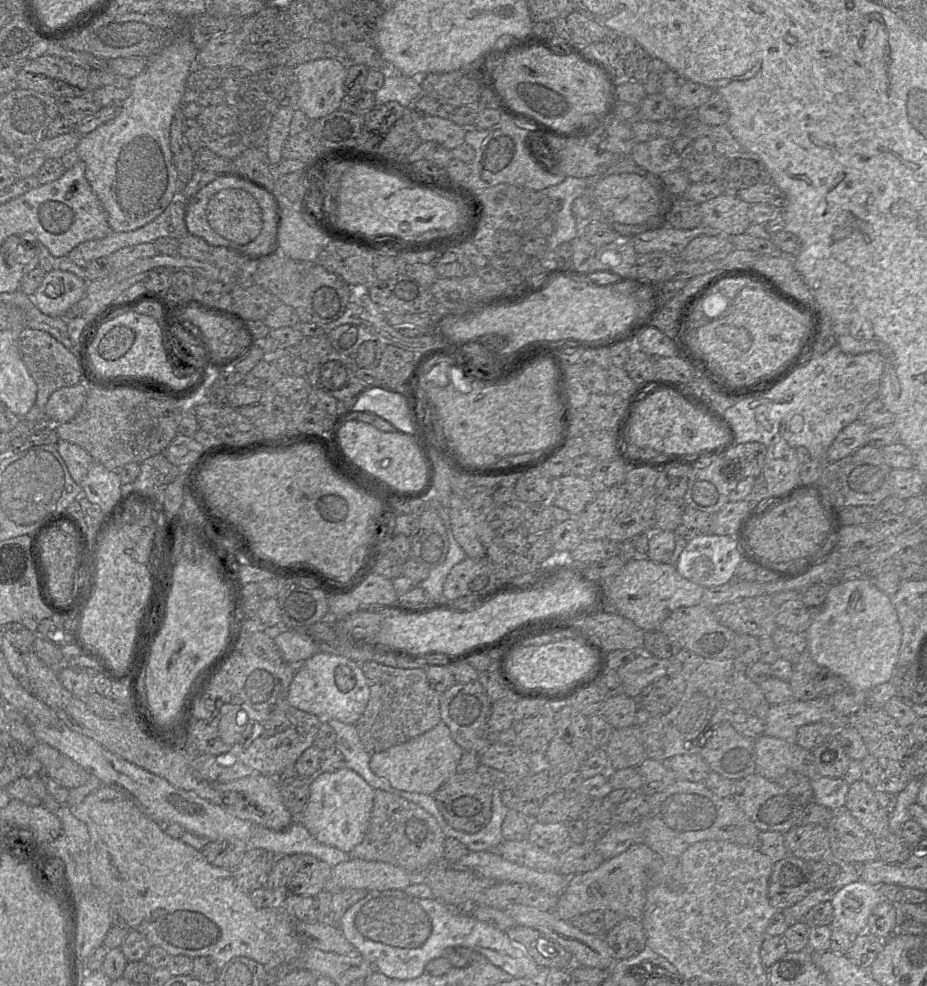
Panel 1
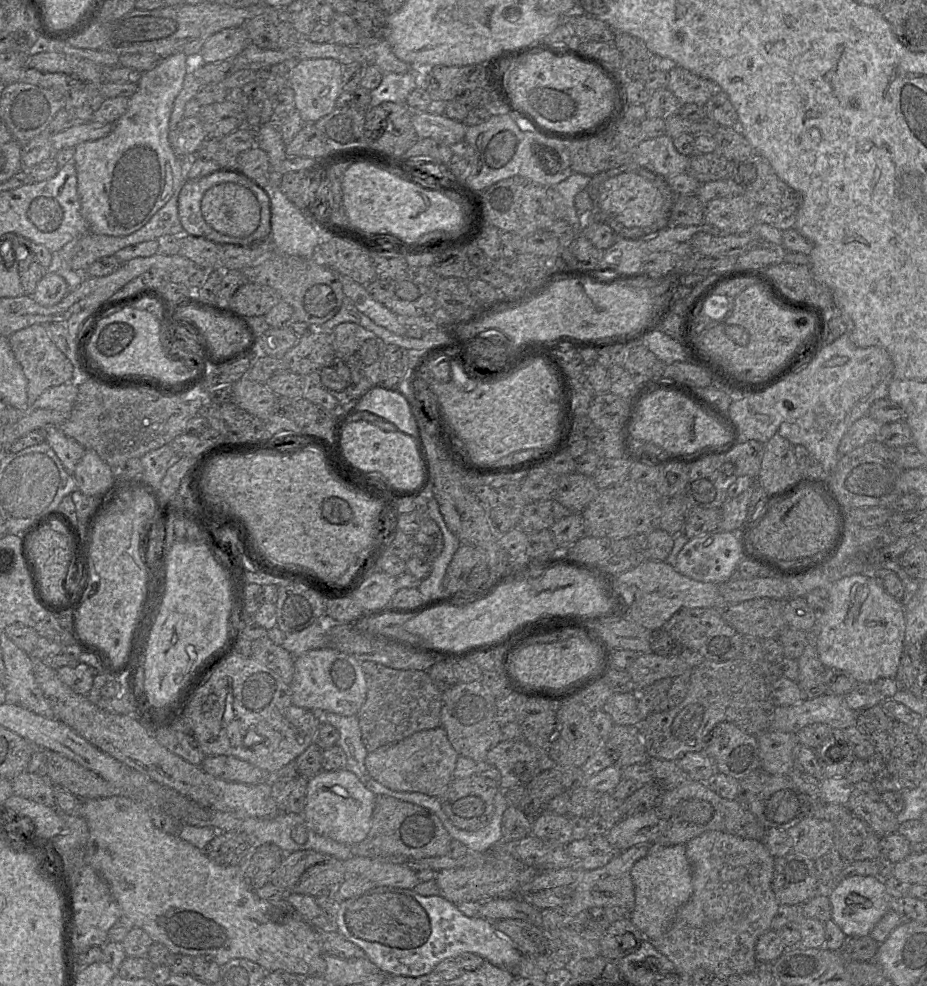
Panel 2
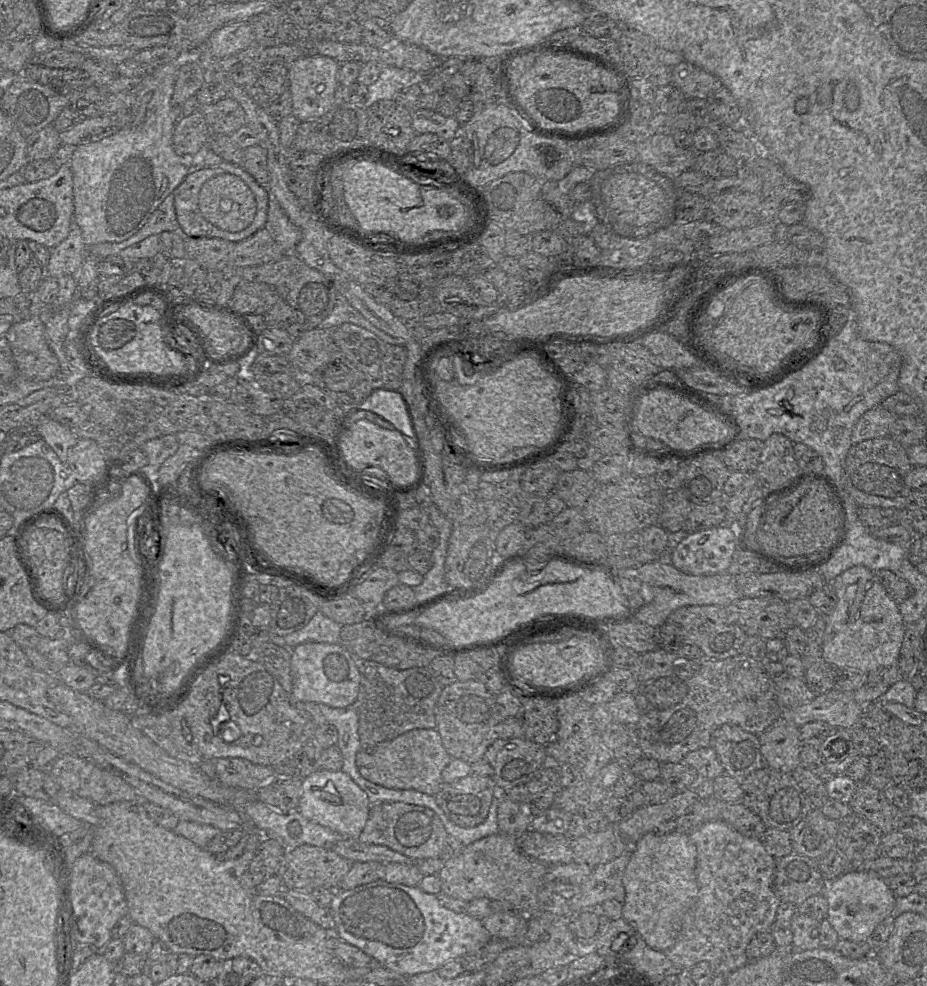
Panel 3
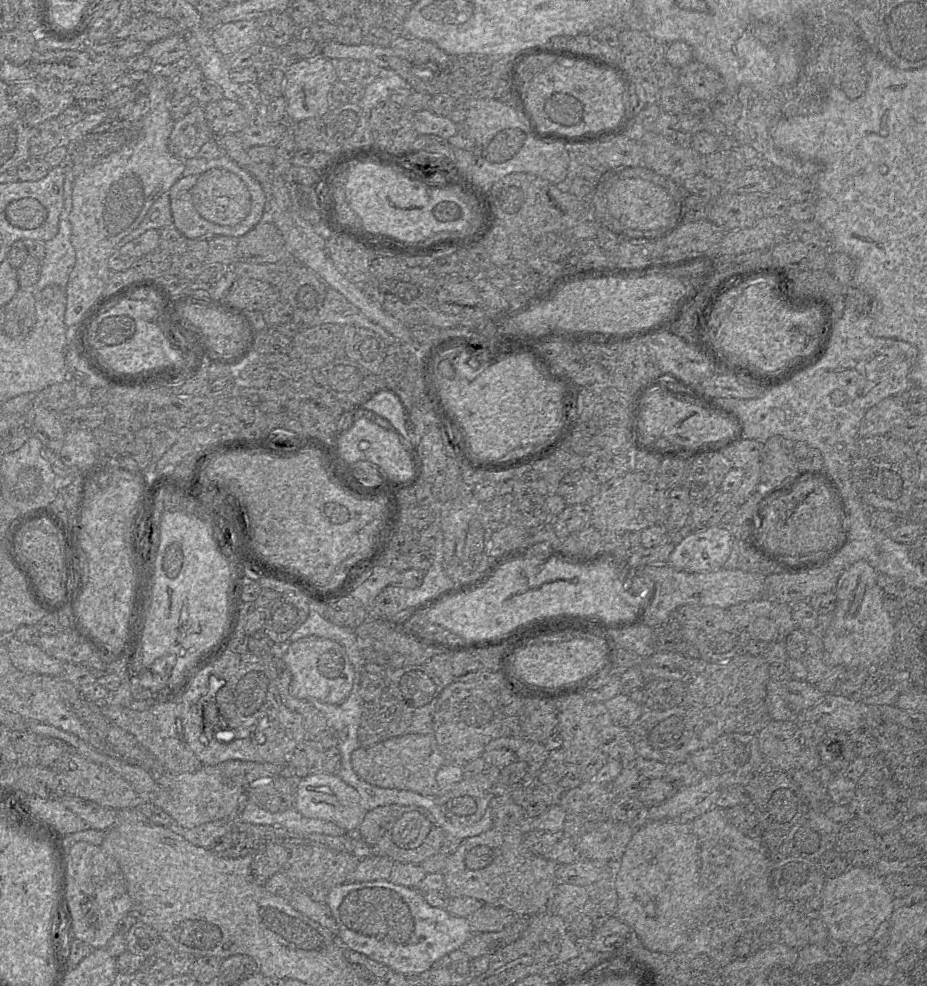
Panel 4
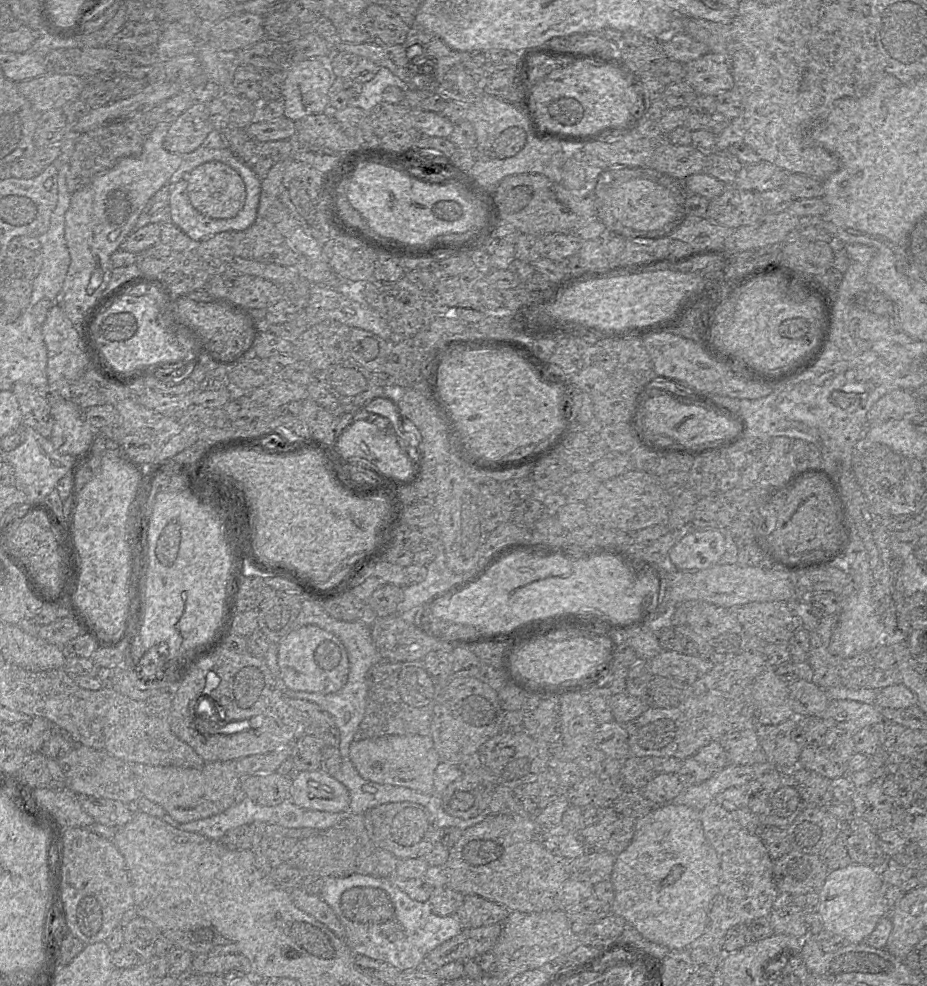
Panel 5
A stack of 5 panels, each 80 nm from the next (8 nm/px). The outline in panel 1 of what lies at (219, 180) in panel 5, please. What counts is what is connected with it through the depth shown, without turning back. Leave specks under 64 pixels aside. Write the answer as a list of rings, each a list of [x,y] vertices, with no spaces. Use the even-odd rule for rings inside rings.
[[[223,189],[206,207],[210,227],[224,239],[239,245],[253,241],[262,228],[262,210],[257,200],[241,189]]]

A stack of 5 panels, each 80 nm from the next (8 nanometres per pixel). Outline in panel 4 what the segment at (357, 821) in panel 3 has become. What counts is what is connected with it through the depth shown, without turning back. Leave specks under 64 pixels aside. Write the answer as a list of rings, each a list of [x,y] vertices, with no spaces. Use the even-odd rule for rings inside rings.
[[[321,771],[297,780],[294,808],[305,817],[333,822],[346,833],[358,831],[366,812],[361,806],[361,799],[356,789],[337,774]]]

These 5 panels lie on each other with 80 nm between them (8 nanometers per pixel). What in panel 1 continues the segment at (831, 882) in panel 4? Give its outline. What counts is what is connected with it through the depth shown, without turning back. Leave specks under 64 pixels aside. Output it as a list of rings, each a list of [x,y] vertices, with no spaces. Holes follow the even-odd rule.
[[[858,880],[842,887],[831,900],[834,925],[851,936],[867,930],[873,909],[883,900],[879,886]]]

